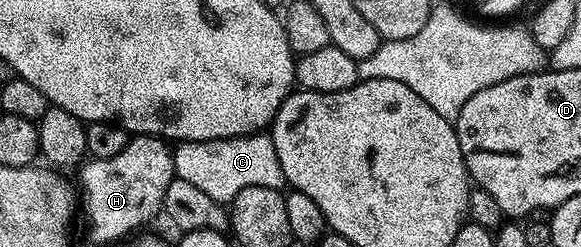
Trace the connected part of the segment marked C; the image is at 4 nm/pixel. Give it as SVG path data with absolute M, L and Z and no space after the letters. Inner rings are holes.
M266 132L216 141L180 141L174 146L171 158L176 177L195 184L205 195L224 203L230 203L237 191L245 191L245 187L282 190L285 185L277 151Z

